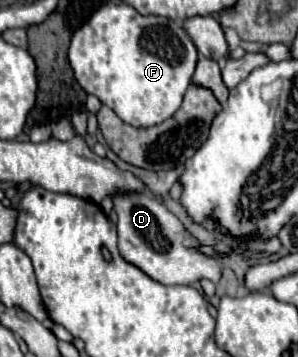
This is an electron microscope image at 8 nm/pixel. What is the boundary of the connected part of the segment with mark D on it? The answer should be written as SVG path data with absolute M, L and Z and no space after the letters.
M147 191L133 193L115 193L111 195L113 209L119 215L117 231L119 231L119 253L121 257L139 267L151 279L163 285L191 285L203 277L213 283L221 277L221 263L205 257L197 251L199 241L193 239L181 225L181 221L159 201L155 201Z

